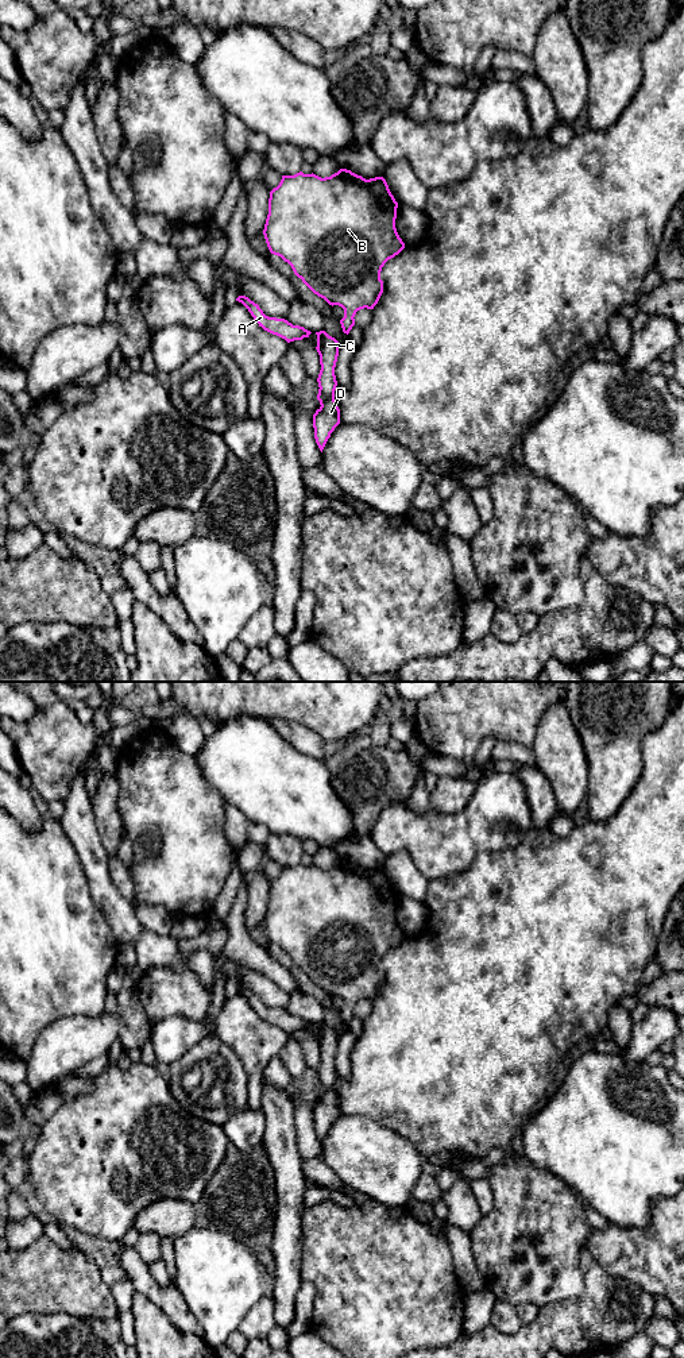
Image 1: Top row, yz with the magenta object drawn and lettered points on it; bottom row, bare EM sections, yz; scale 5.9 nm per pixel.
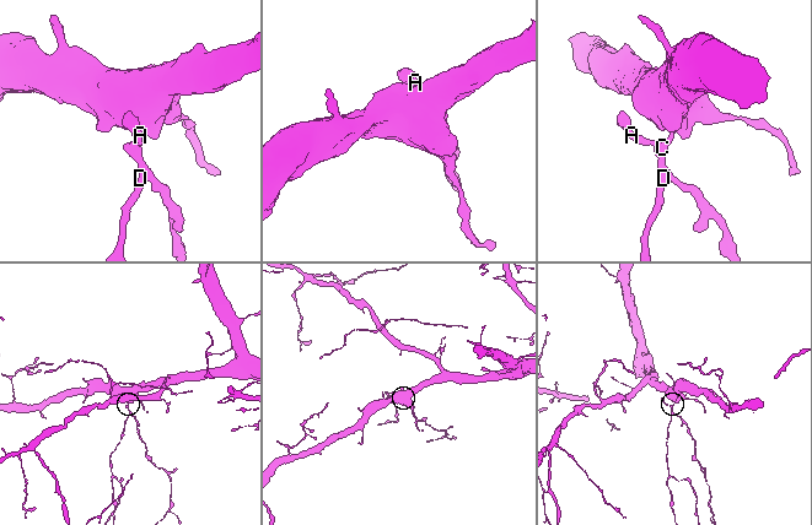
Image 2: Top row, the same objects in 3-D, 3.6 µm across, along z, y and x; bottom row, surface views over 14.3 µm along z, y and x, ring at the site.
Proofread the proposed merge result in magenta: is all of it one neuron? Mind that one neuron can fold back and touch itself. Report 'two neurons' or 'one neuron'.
one neuron

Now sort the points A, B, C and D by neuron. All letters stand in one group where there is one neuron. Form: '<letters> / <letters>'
A B C D

